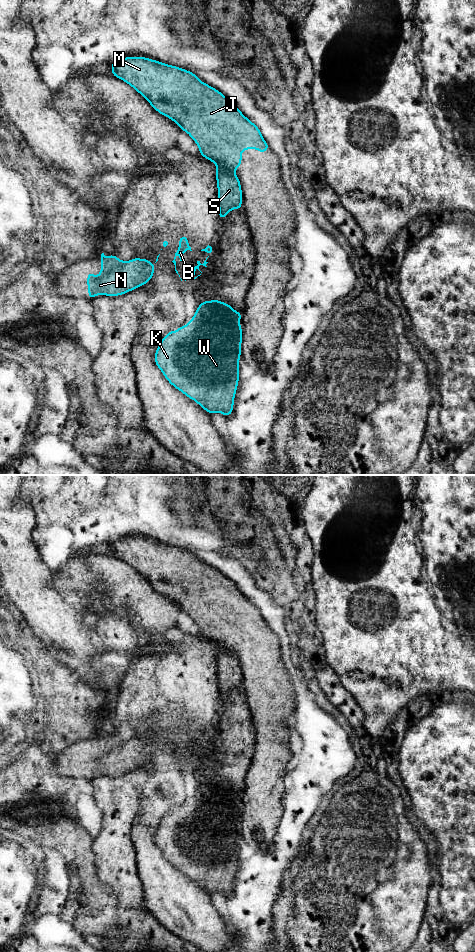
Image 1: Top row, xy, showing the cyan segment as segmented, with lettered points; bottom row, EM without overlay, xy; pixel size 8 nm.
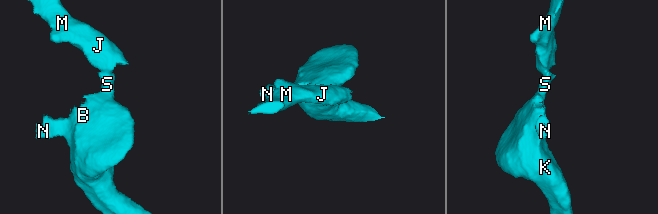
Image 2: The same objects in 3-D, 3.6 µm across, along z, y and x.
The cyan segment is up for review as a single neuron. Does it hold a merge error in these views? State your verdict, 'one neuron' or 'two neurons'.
two neurons

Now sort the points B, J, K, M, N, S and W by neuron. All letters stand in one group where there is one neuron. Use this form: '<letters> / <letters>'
B K N S W / J M

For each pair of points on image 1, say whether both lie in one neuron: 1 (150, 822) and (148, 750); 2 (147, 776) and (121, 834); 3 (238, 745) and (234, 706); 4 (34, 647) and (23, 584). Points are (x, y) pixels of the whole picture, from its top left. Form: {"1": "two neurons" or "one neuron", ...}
{"1": "two neurons", "2": "one neuron", "3": "one neuron", "4": "two neurons"}

